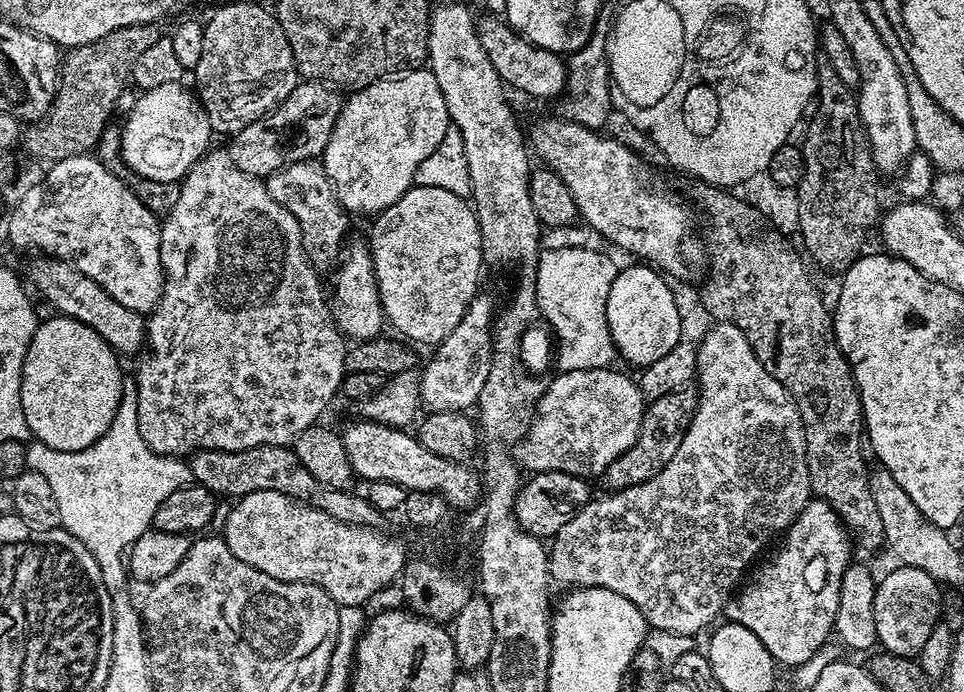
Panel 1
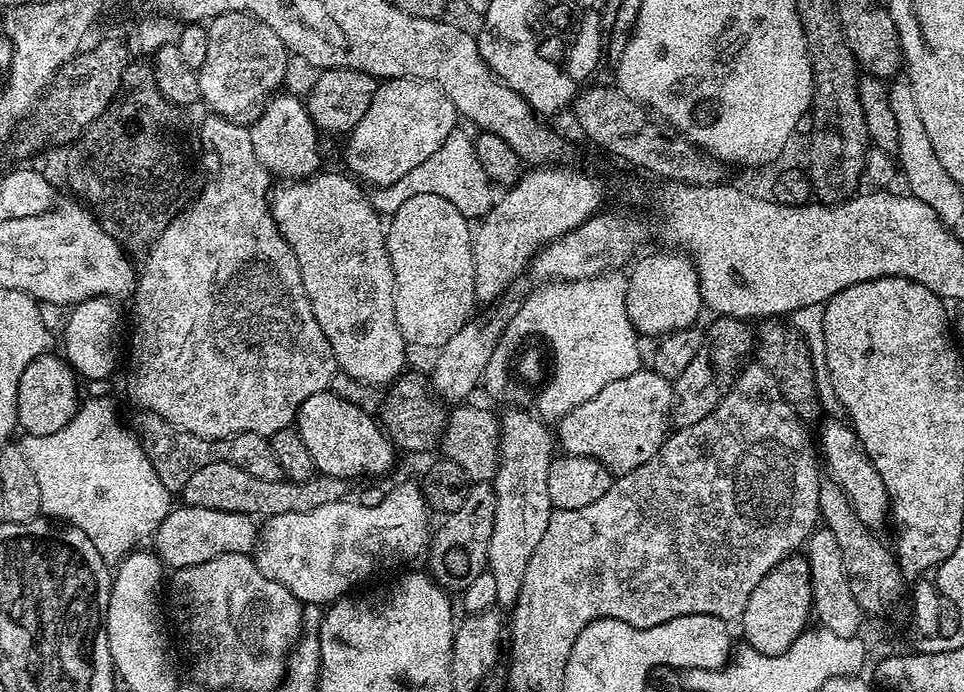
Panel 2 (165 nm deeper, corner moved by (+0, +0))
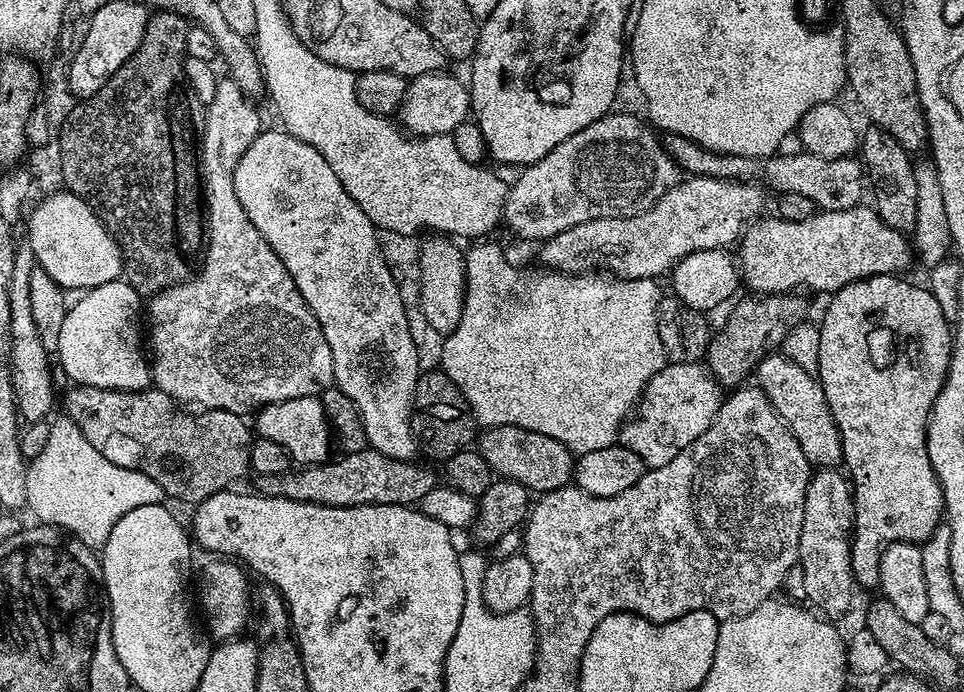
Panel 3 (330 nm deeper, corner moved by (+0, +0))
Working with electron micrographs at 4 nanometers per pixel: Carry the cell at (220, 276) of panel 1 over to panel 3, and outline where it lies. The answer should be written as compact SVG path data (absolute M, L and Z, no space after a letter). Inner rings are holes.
M220 78L216 81L214 98L207 104L204 114L204 134L202 137L202 191L206 197L206 251L202 257L202 263L191 280L183 280L175 284L173 288L166 288L163 292L156 293L146 304L146 320L152 323L152 348L150 344L150 367L152 370L152 384L162 389L172 400L184 406L197 404L195 407L200 410L217 408L227 412L239 412L241 414L251 413L259 410L265 404L280 404L290 398L302 398L303 396L319 397L322 392L334 384L334 358L330 354L330 342L326 342L326 334L322 334L320 323L316 321L316 315L310 310L310 306L302 298L298 286L294 286L294 278L282 266L282 258L274 254L274 250L258 234L258 230L250 218L246 218L246 210L242 210L242 202L238 202L238 194L234 194L234 178L232 172L236 169L236 163L240 155L251 146L254 138L260 135L262 125L260 116L256 113L253 101L238 86L238 82L231 78Z

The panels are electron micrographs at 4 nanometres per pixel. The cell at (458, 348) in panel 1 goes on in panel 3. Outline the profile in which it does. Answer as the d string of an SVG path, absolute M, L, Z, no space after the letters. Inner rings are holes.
M619 110L613 111L598 122L590 122L586 130L570 134L570 138L554 146L554 150L550 150L546 158L527 165L521 171L524 173L516 181L511 181L503 211L503 223L508 223L509 230L524 240L543 242L554 234L562 234L562 230L570 230L570 226L578 226L578 222L607 216L633 216L644 212L650 205L657 204L671 188L676 187L682 173L667 147L659 140L661 137L641 120Z

